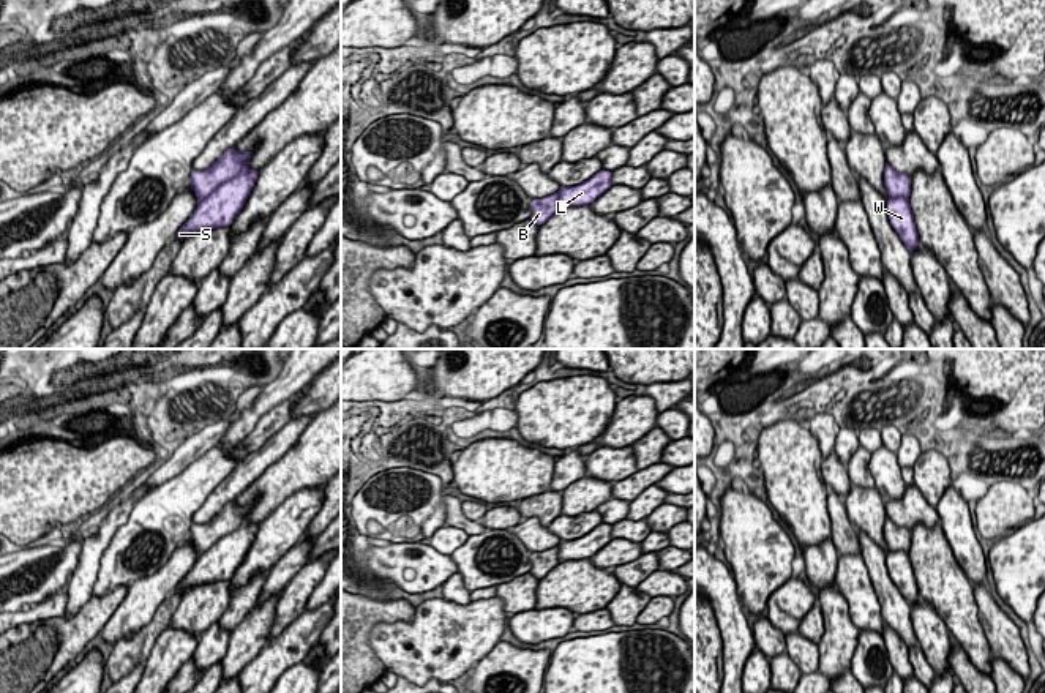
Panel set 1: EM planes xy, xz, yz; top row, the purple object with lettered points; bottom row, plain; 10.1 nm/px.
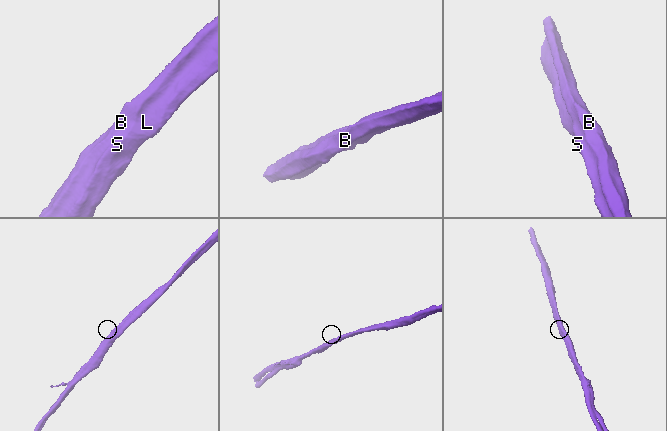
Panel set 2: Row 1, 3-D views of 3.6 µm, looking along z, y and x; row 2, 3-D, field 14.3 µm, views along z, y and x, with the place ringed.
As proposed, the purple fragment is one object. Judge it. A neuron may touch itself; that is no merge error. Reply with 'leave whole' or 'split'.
split

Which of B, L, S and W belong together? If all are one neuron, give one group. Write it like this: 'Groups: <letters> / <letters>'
Groups: B / L S W

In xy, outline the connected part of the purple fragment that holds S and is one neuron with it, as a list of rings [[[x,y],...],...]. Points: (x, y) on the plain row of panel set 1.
[[[243,523],[237,530],[219,538],[197,557],[175,590],[183,595],[189,586],[230,579],[242,565],[257,529],[259,523]]]

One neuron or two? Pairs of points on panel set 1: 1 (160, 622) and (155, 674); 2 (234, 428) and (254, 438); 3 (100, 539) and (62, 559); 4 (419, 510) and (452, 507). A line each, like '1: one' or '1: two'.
1: two
2: two
3: two
4: two

